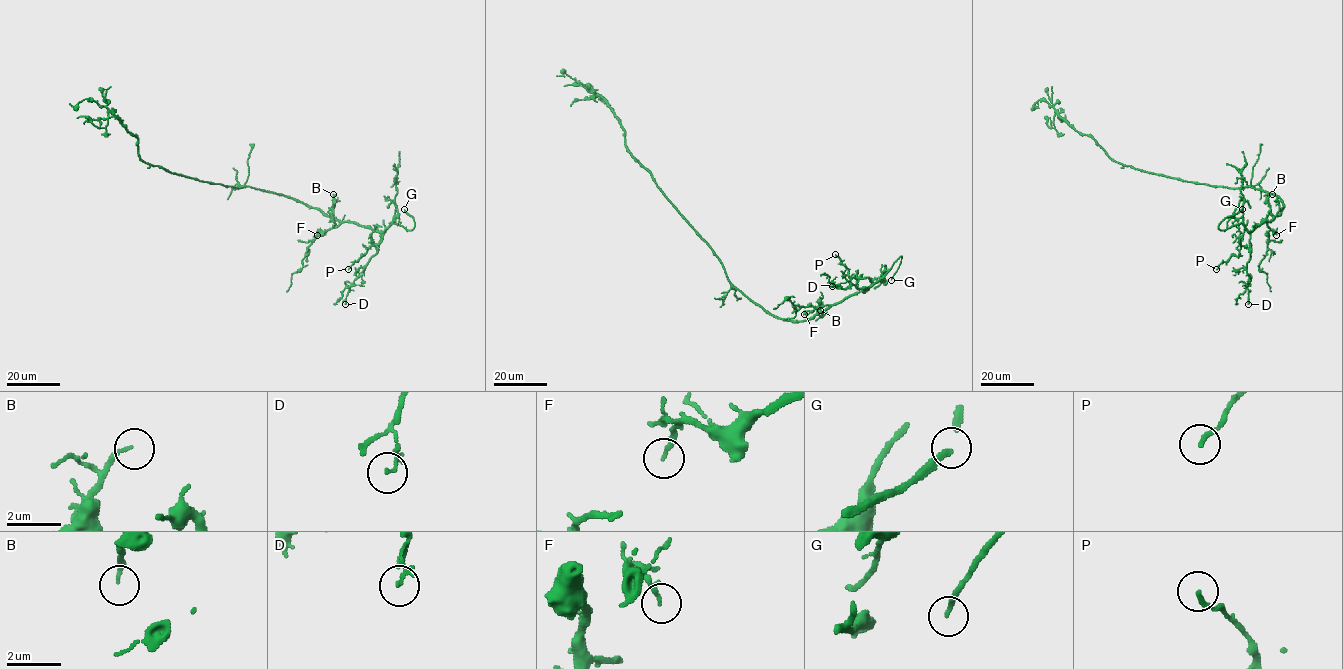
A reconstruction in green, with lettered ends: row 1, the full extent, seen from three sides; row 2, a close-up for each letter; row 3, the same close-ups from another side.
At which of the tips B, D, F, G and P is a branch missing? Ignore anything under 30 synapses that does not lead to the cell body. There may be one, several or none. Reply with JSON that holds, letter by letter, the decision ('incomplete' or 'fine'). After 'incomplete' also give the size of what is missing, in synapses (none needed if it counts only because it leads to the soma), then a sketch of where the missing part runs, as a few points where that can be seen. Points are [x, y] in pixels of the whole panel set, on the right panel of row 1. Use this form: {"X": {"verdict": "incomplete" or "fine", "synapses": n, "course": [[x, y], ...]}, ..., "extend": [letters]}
{"B": {"verdict": "fine"}, "D": {"verdict": "fine"}, "F": {"verdict": "fine"}, "G": {"verdict": "incomplete", "course": [[1242, 209], [1271, 200]]}, "P": {"verdict": "fine"}, "extend": ["G"]}

